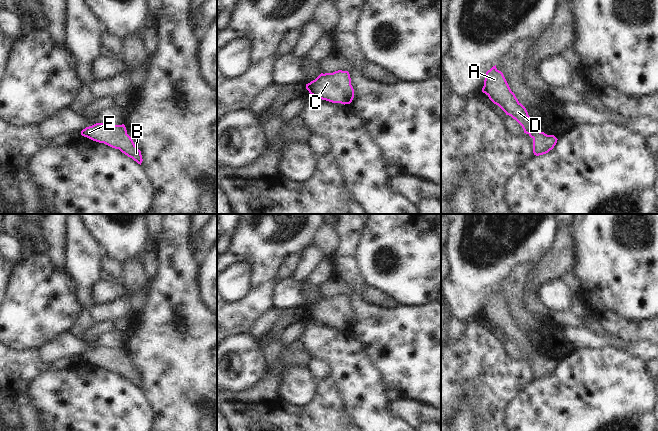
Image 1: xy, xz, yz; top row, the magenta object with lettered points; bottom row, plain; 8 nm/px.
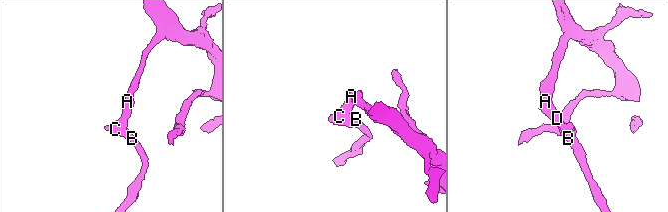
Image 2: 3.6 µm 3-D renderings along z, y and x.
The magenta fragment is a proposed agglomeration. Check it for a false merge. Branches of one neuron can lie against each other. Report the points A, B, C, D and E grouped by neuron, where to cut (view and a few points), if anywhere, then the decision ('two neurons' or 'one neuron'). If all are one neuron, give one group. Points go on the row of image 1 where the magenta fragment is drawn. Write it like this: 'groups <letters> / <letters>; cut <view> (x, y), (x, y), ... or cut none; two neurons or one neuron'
groups A B C D E; cut none; one neuron

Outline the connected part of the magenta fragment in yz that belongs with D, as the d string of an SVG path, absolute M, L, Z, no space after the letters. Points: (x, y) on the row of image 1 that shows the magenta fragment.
M496 65L486 72L482 92L506 115L515 119L522 126L524 133L533 139L534 155L546 154L554 148L558 139L554 135L547 135L539 130L528 115L526 108L511 91L503 73L496 68Z

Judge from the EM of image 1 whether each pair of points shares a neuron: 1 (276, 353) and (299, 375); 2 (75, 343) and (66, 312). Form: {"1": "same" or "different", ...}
{"1": "same", "2": "different"}

